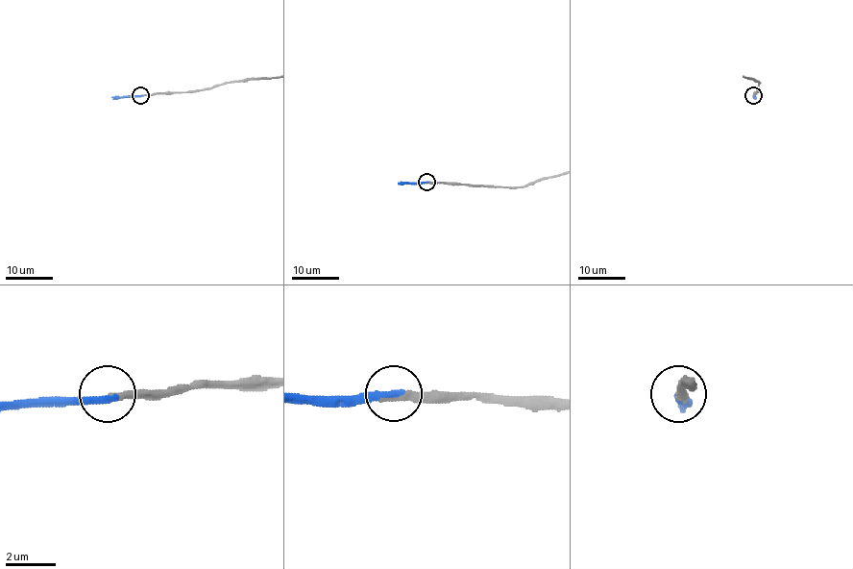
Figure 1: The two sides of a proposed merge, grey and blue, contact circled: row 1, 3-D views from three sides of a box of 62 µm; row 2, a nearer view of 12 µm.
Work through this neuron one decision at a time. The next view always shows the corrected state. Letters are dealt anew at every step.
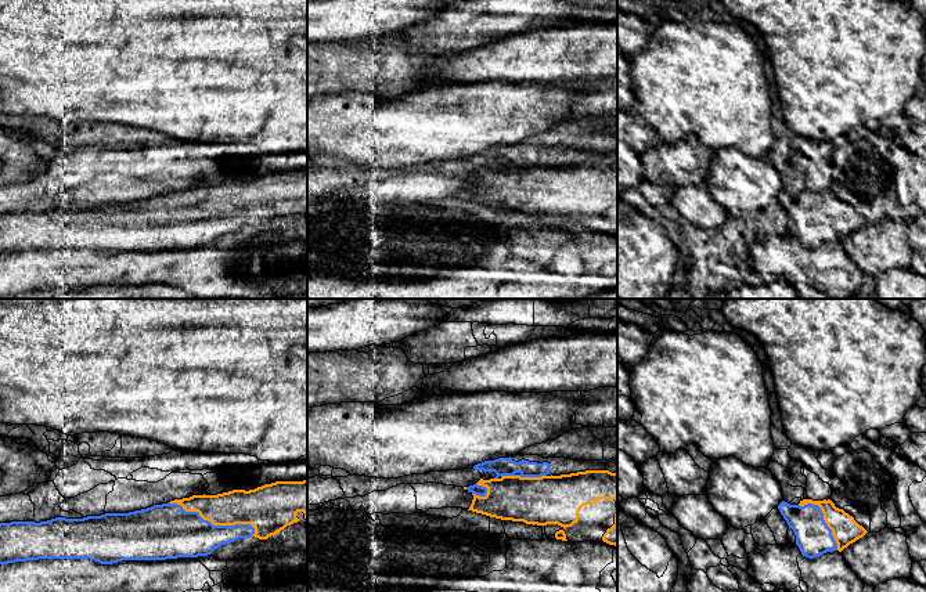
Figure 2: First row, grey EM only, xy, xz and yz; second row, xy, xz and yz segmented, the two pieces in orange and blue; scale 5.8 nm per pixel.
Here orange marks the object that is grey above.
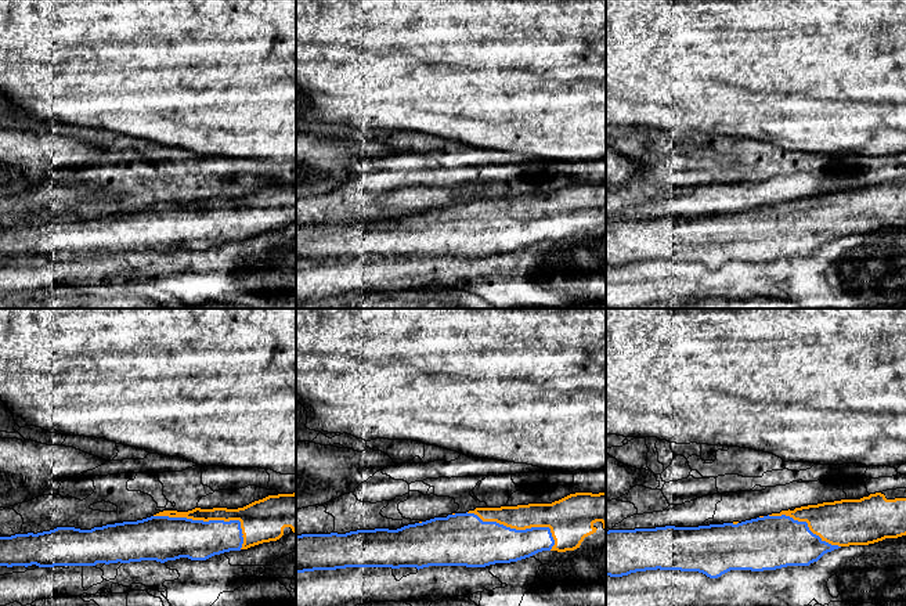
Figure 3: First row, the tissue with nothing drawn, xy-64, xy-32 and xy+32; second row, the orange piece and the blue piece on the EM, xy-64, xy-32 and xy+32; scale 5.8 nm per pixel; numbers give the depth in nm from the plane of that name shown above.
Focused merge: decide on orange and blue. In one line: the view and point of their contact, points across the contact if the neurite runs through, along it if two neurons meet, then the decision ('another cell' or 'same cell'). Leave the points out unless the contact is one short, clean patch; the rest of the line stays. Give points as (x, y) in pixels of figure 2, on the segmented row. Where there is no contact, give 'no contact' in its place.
xy (213, 524) | same cell

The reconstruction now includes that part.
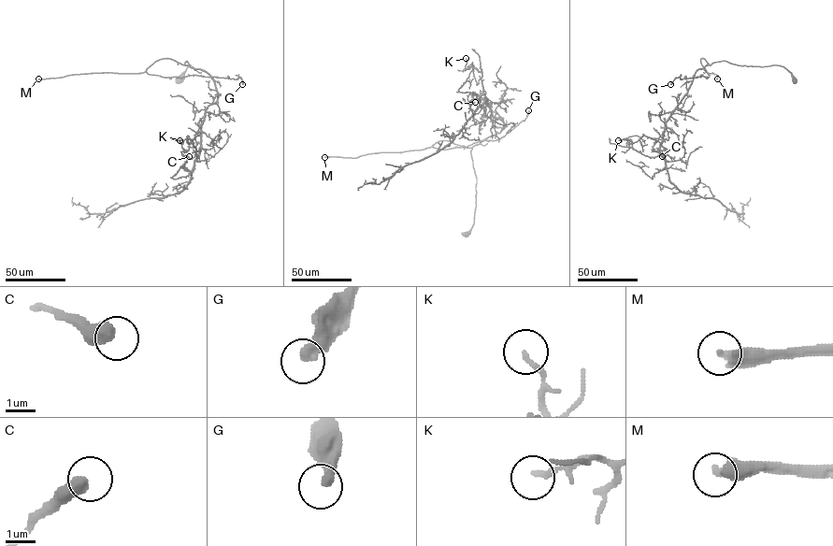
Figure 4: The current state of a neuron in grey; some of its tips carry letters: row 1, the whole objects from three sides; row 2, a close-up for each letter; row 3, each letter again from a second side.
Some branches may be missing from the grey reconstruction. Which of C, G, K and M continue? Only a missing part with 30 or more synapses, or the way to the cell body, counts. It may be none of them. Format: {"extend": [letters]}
{"extend": ["M"]}

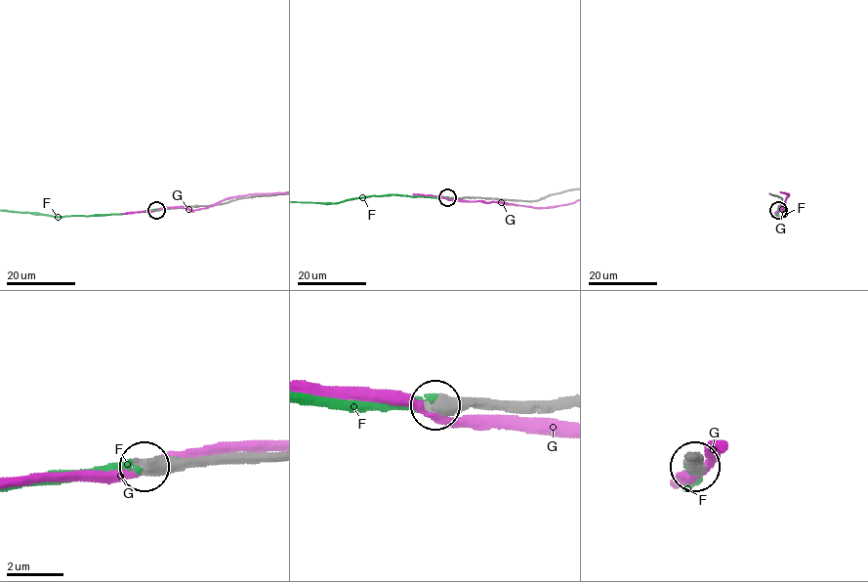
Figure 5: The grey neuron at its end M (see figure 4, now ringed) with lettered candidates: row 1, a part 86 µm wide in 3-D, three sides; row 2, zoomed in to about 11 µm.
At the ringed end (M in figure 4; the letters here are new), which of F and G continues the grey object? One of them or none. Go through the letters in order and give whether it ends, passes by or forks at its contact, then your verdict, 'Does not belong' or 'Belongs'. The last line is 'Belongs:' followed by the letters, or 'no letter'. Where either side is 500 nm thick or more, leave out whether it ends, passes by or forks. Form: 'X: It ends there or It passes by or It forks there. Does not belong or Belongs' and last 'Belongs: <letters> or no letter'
F: Belongs
G: Does not belong
Belongs: F

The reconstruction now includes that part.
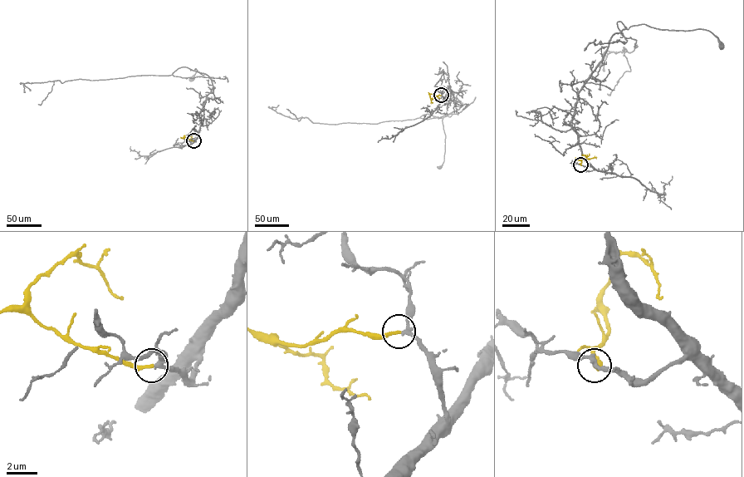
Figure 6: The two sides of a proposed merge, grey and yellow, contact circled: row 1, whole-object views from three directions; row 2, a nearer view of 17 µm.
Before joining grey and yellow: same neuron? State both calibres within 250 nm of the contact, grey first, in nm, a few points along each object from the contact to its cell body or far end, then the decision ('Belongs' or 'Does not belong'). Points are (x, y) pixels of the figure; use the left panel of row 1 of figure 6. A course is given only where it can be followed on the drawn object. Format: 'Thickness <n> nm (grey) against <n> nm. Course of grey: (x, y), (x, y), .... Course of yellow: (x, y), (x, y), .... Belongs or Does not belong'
Thickness 260 nm (grey) against 240 nm. Course of grey: (193, 140), (203, 120), (206, 97), (214, 87), (211, 79), (195, 71), (195, 68), (198, 71), (192, 79). Course of yellow: (193, 140), (182, 138), (185, 137). Belongs

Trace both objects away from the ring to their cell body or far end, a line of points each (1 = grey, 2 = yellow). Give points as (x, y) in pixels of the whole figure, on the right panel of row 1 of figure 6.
1: (580, 164), (588, 163), (570, 125), (578, 92), (614, 33), (639, 24), (668, 30), (706, 29), (721, 45)
2: (580, 164), (581, 160), (578, 159), (596, 159)

